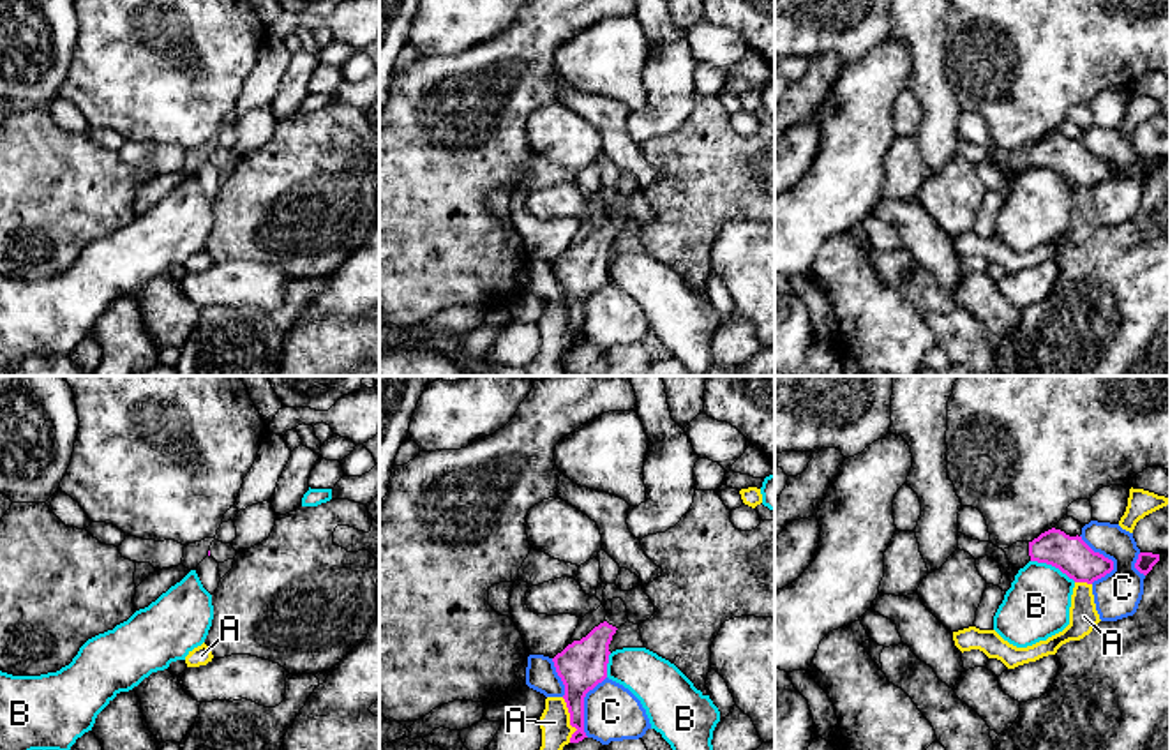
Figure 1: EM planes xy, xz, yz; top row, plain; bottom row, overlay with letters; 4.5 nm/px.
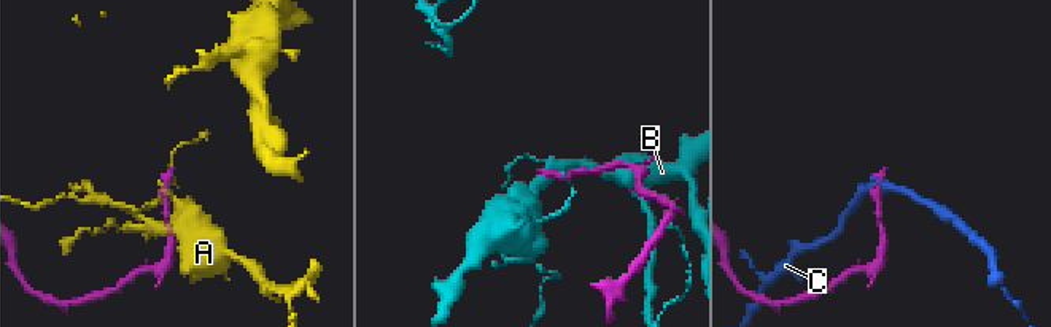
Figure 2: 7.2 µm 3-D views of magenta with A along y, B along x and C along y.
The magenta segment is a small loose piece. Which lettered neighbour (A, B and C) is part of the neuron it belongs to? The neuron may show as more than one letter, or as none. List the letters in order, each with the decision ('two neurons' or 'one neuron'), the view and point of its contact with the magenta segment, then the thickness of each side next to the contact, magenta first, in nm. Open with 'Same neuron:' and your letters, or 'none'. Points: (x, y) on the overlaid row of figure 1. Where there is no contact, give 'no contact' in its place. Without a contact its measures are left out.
Same neuron: none
A: two neurons; contact xz (570, 720); calibres 220 and 140 nm
B: two neurons; contact yz (1054, 565); calibres 170 and 300 nm
C: two neurons; contact xz (583, 706); calibres 220 and 260 nm

